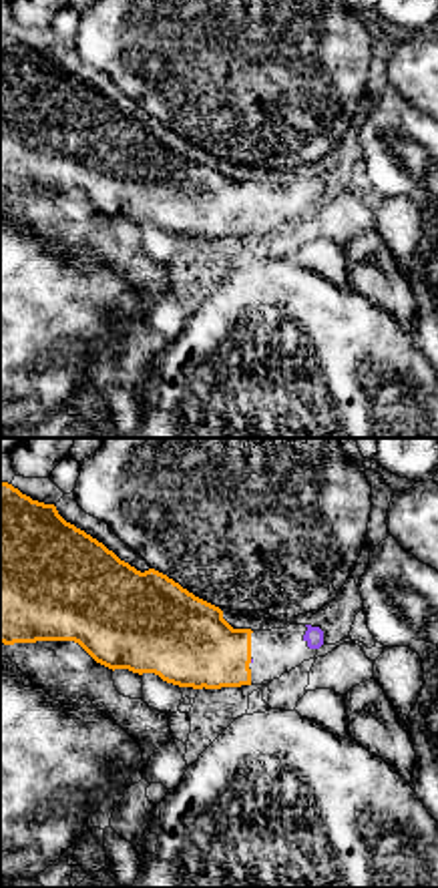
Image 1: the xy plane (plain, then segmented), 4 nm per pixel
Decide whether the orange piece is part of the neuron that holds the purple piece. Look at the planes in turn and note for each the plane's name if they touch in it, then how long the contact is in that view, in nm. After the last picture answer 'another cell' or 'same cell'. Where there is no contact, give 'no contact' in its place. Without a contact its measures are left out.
no contact

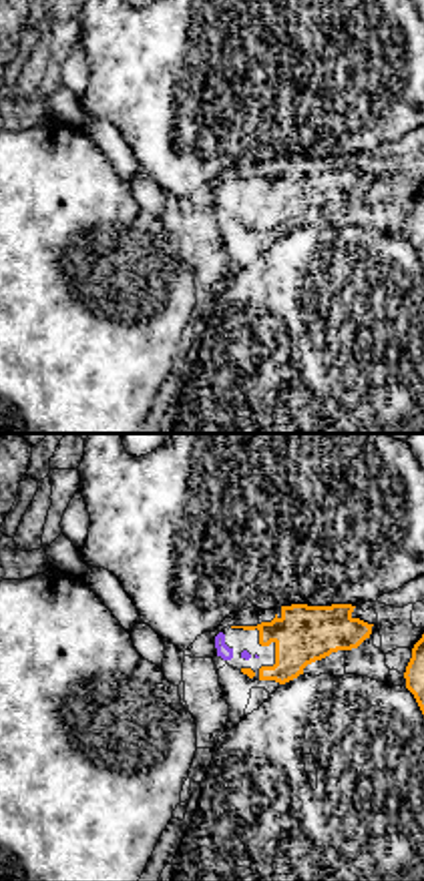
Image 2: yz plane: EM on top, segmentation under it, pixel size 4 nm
no contact

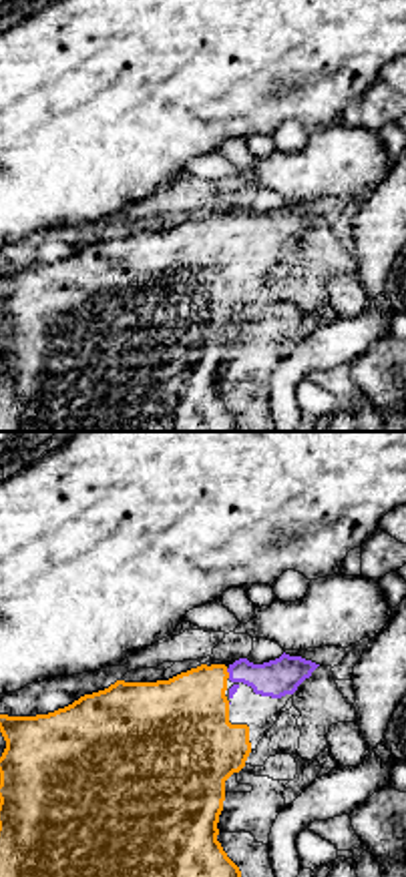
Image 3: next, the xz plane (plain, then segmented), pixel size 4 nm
meets purple in xz; contact 40 nm long

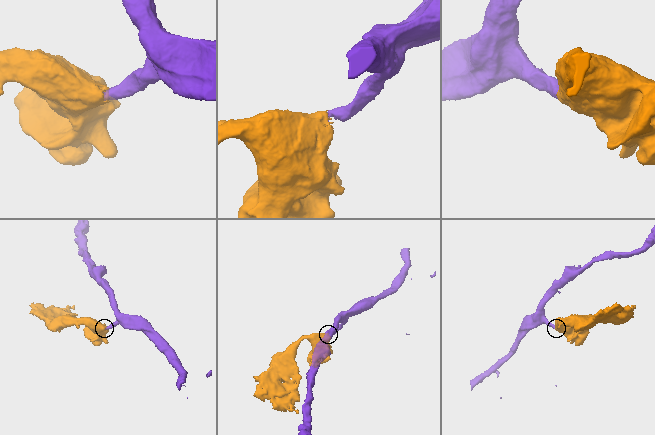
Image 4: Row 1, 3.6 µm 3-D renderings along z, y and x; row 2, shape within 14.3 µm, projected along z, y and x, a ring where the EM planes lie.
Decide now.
same cell

